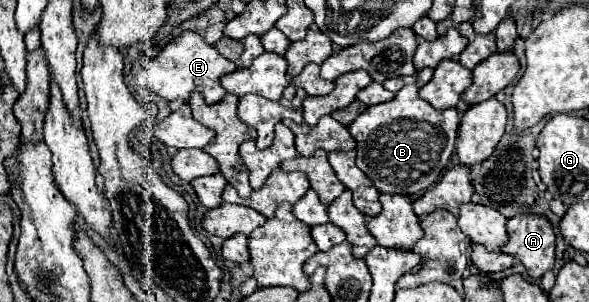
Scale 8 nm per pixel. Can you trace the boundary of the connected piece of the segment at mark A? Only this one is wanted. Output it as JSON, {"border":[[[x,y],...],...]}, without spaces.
{"border":[[[514,216],[506,222],[508,242],[500,252],[516,256],[532,278],[540,278],[554,266],[554,230],[544,216]]]}

